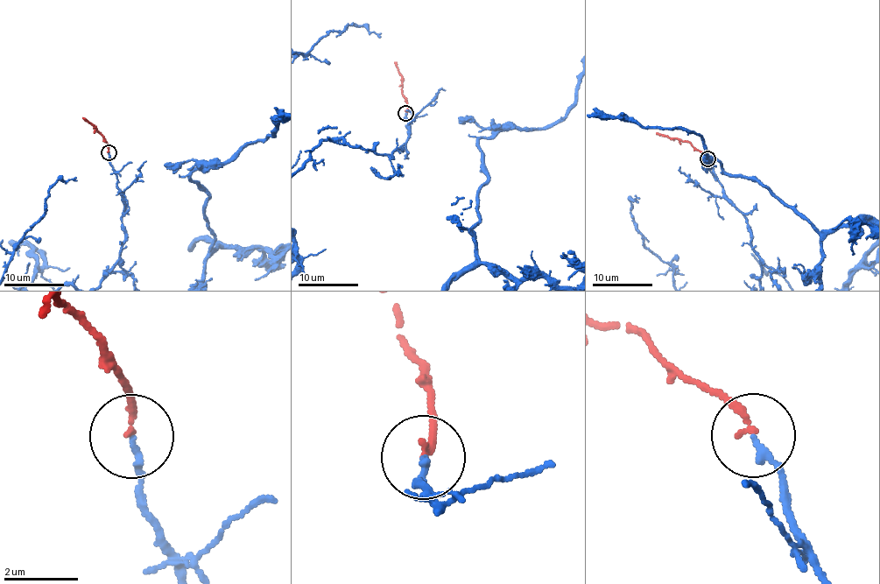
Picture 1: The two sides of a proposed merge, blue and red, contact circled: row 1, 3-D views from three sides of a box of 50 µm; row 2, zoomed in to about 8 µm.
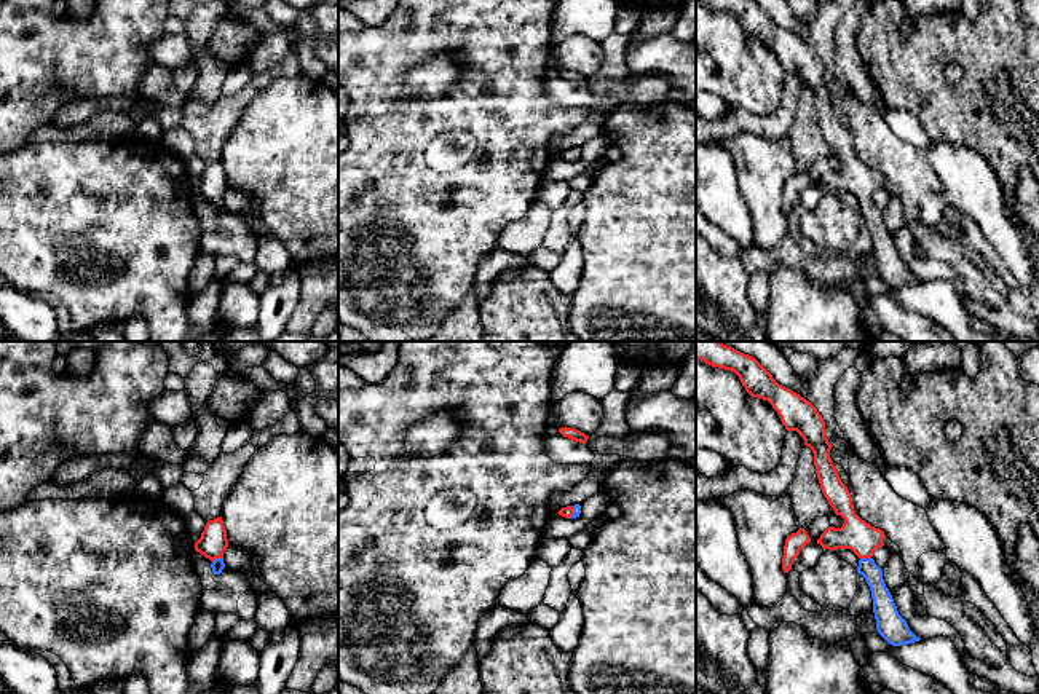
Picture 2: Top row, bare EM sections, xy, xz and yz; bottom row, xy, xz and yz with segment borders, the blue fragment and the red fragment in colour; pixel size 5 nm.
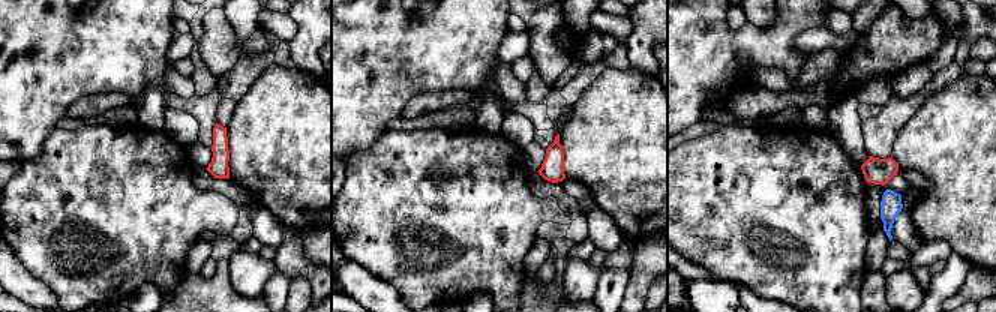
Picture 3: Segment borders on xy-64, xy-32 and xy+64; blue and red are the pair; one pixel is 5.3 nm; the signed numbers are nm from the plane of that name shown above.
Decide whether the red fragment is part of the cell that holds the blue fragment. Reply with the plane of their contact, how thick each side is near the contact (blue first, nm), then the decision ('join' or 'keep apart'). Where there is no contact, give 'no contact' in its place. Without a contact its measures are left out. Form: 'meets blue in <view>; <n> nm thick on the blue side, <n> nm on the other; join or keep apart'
meets blue in xy; 70 nm thick on the blue side, 140 nm on the other; join

